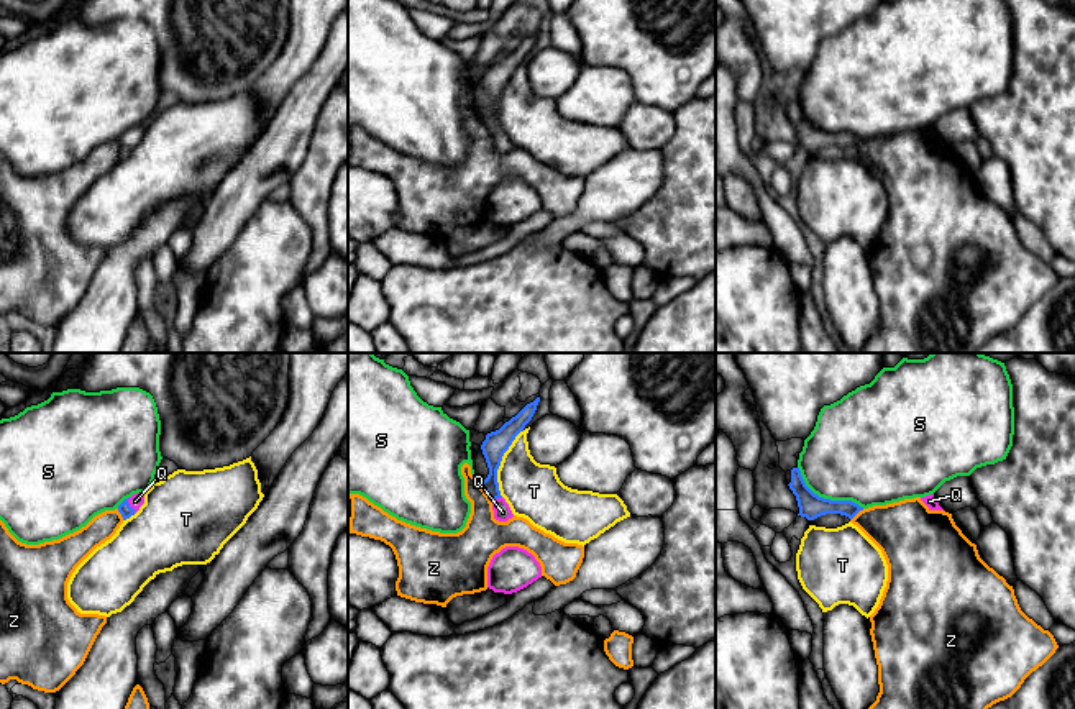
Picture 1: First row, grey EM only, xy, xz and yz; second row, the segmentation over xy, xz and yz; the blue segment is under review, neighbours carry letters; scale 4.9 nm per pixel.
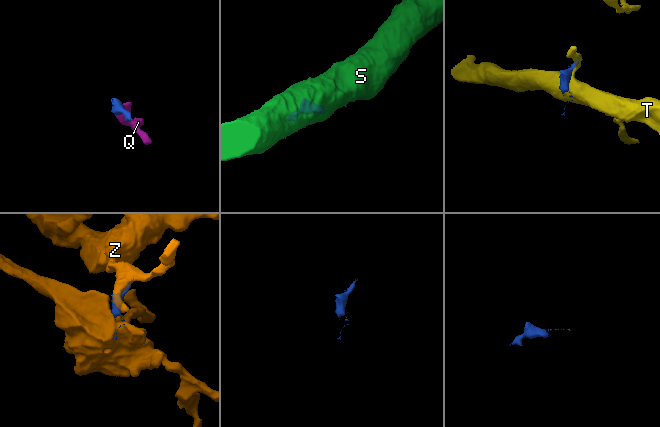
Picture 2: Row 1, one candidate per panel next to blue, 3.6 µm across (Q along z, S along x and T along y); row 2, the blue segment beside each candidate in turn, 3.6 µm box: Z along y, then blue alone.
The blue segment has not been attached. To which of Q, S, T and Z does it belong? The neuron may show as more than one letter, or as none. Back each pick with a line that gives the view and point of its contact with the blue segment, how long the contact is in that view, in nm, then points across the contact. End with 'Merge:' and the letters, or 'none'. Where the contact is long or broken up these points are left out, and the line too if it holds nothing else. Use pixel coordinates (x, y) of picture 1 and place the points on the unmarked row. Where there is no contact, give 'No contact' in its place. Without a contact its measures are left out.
Q: Touches blue at xy (132, 140). Shared border 90 nm. Path across: xy (123, 140), (132, 140), (135, 133)
Merge: Q

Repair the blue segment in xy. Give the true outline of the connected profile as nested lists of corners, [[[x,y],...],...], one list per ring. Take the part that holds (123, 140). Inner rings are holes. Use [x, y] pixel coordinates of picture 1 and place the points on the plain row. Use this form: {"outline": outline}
{"outline": [[[144,125],[133,126],[130,131],[125,131],[118,138],[118,144],[121,146],[123,153],[126,153],[131,148],[135,148],[143,136],[144,136]]]}

